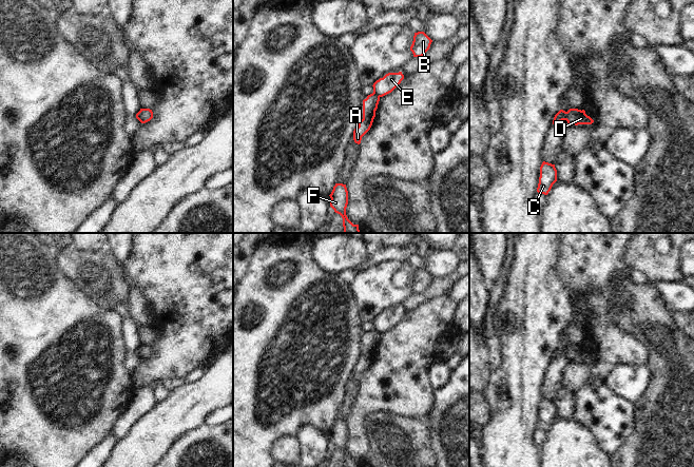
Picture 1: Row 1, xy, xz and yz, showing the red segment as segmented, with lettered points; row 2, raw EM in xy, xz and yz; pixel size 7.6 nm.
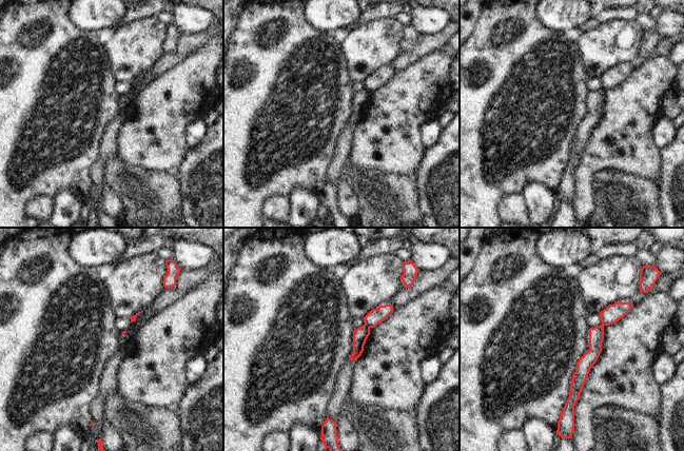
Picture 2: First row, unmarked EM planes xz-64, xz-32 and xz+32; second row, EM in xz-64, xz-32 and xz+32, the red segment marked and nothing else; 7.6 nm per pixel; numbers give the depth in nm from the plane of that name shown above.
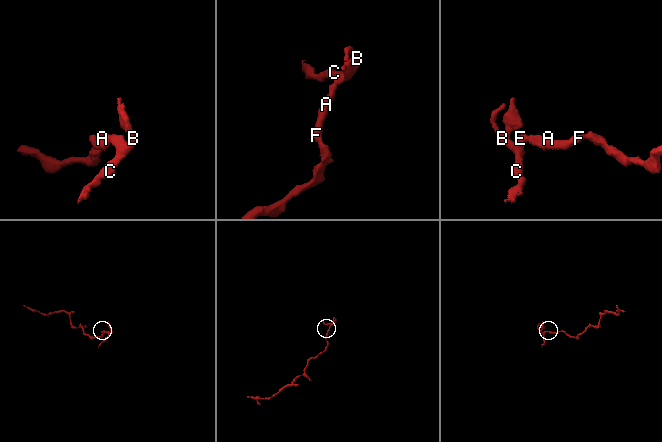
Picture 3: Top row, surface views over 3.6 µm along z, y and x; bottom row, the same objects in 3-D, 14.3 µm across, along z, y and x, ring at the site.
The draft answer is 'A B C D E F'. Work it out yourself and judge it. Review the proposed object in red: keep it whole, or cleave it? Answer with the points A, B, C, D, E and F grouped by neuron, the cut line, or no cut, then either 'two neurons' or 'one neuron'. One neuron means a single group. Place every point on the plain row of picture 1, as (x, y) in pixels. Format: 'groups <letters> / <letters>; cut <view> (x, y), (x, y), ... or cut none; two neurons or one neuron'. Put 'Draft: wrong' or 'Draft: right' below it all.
groups A D F / B C E; cut yz (566, 348), (564, 355); two neurons
Draft: wrong

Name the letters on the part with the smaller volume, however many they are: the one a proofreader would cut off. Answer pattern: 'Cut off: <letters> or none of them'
Cut off: B, C, E

